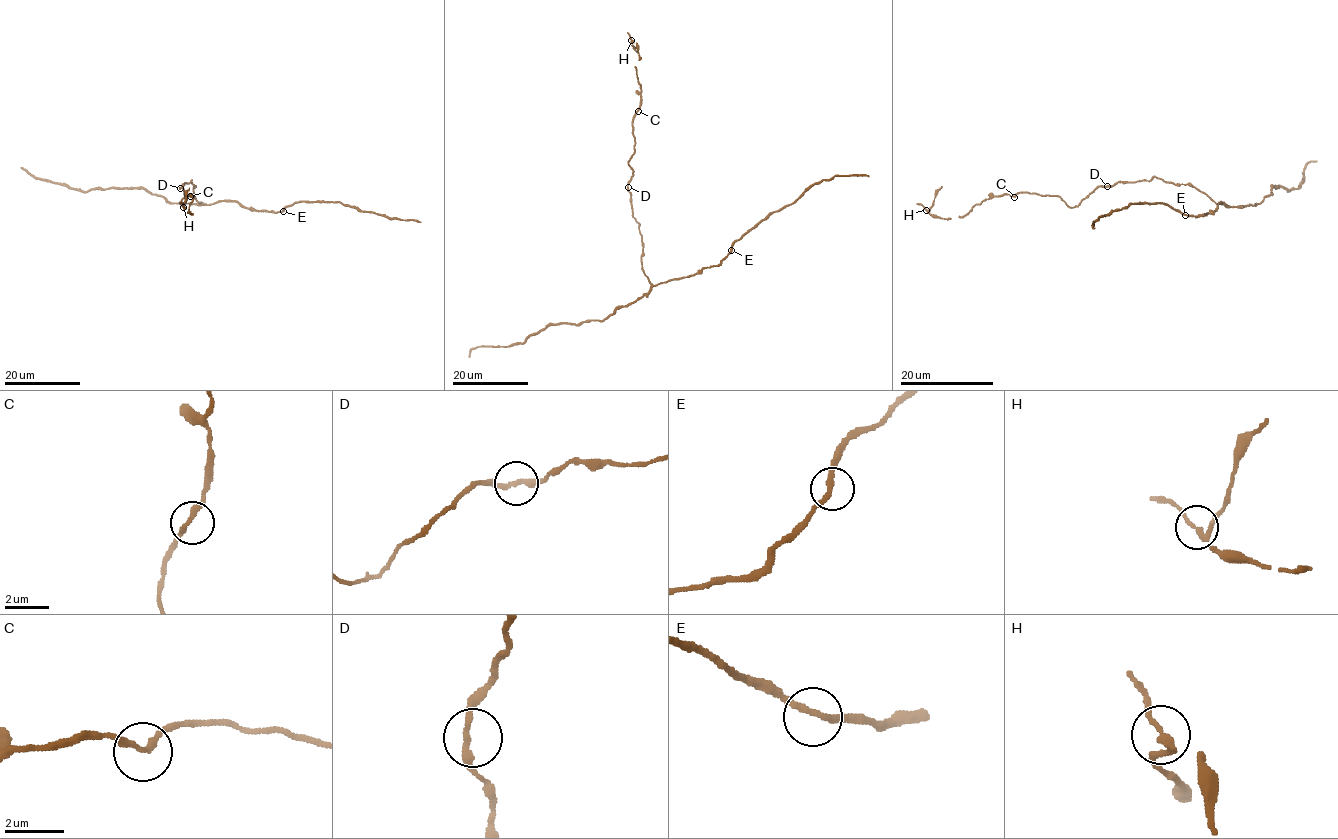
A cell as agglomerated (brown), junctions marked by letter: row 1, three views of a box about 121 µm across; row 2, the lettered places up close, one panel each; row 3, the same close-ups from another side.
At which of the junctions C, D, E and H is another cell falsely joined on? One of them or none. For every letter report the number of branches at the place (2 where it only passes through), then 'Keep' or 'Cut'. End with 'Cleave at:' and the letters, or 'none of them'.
C: Branches: 2. Keep
D: Branches: 2. Keep
E: Branches: 2. Keep
H: Branches: 2. Cut
Cleave at: H

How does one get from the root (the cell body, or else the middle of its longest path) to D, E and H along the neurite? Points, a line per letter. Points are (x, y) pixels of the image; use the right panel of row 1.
D: (1204, 192), (1155, 177), (1150, 180), (1117, 181), (1107, 186)
E: (1204, 192), (1217, 204), (1228, 207), (1219, 202), (1207, 214), (1185, 215)
H: (1204, 192), (1154, 177), (1099, 186), (1073, 207), (1057, 195), (1018, 192), (993, 195), (951, 219), (926, 209)

